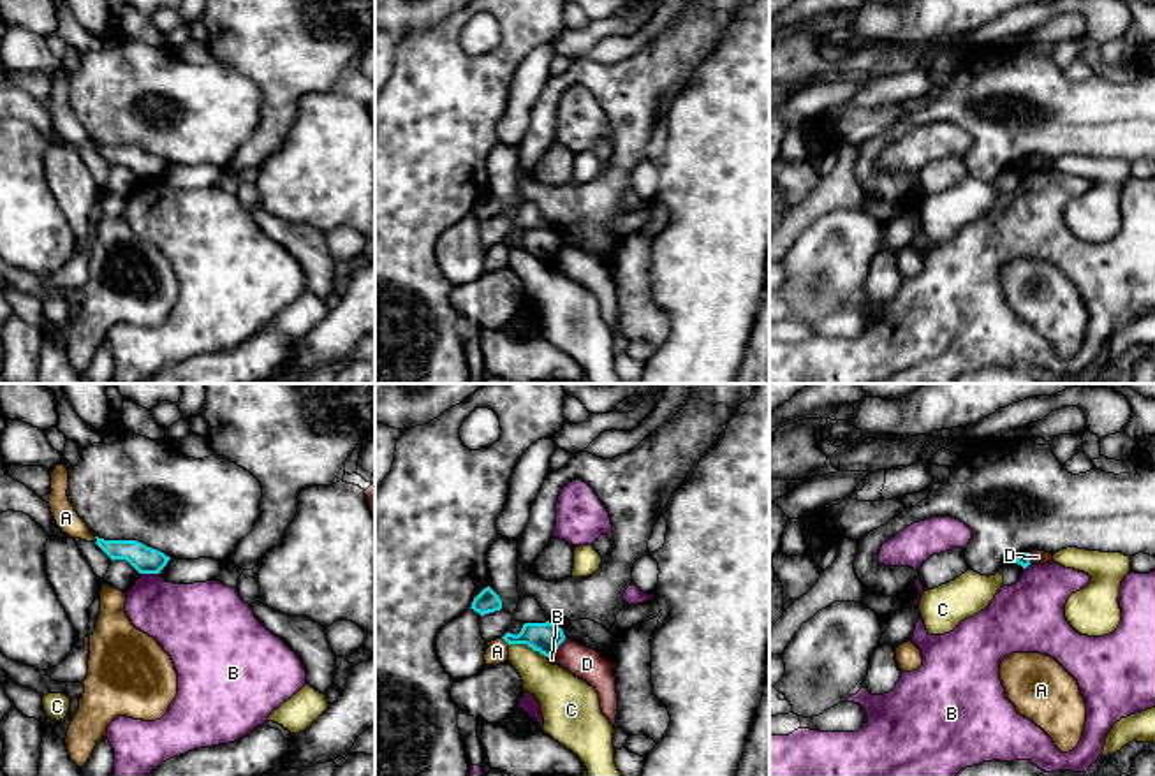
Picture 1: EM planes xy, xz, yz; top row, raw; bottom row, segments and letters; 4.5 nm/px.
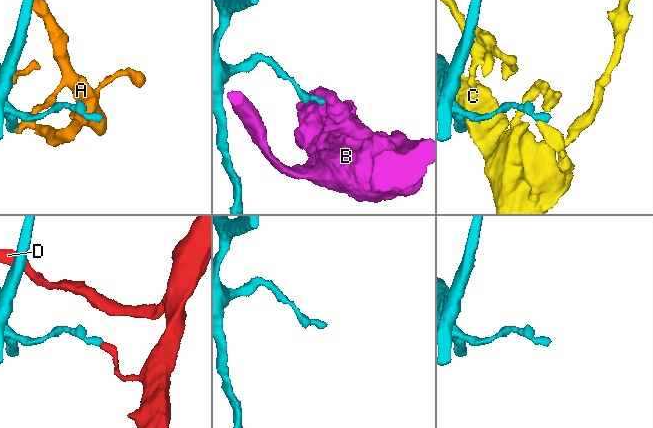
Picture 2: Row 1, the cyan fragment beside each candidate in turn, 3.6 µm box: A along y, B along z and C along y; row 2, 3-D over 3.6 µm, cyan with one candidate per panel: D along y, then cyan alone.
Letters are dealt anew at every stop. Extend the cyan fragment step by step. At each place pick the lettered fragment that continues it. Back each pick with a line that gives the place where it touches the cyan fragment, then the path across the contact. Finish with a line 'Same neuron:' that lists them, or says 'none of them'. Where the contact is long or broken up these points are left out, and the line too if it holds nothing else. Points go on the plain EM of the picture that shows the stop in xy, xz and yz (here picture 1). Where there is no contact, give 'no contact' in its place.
Same neuron: none of them

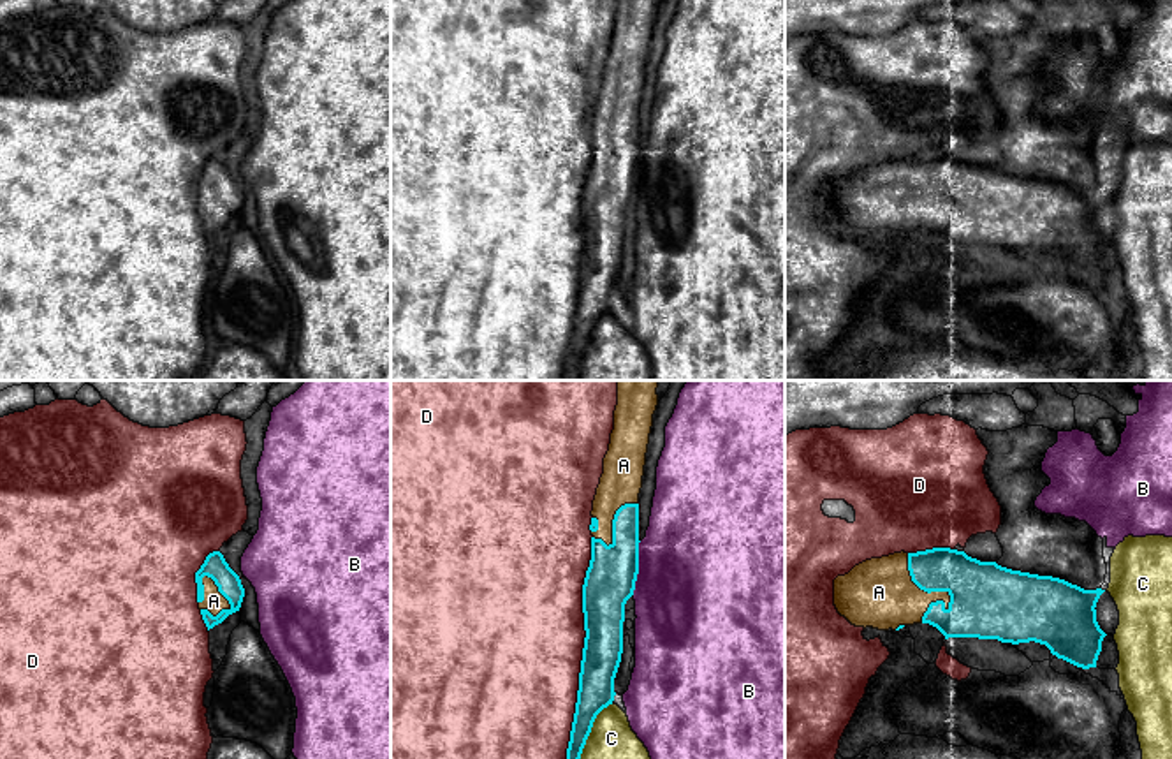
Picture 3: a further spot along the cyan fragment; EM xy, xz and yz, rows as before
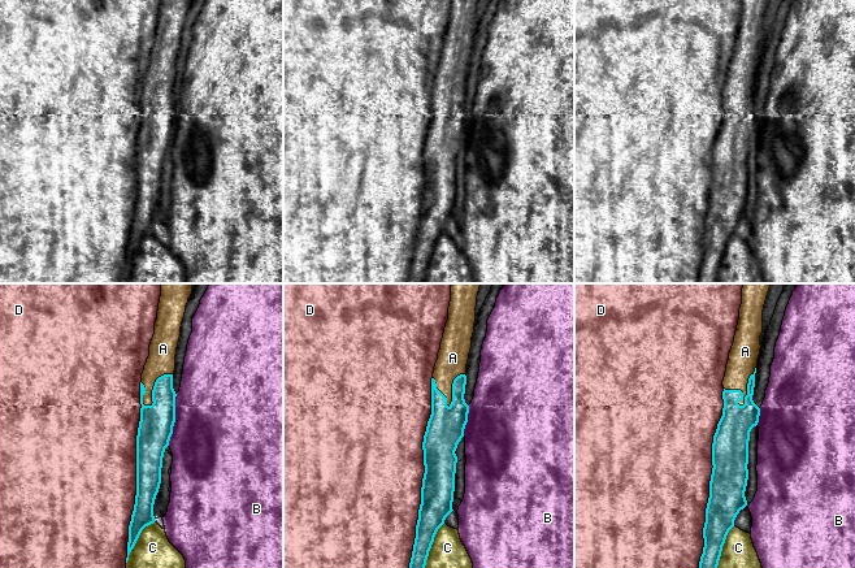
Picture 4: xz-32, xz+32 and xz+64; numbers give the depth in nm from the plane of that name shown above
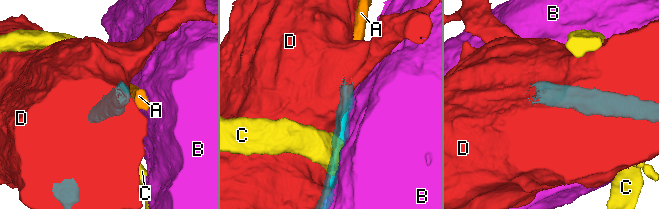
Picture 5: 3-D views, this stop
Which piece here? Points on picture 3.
A: contact yz (938, 196)
Same neuron: A

